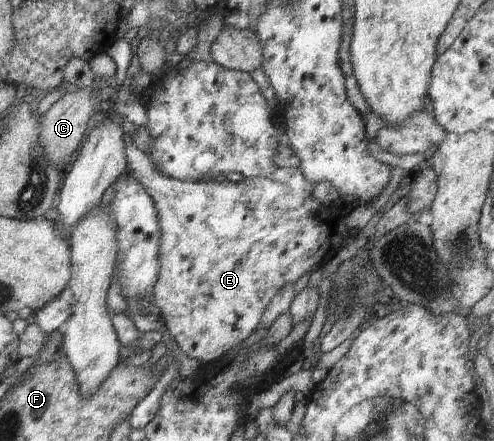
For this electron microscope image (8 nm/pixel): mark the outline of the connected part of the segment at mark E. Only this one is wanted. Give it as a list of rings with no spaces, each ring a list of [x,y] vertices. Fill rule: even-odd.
[[[135,145],[125,147],[124,154],[127,158],[127,172],[136,175],[136,180],[140,182],[147,190],[147,193],[153,198],[153,203],[158,213],[159,224],[159,251],[158,251],[158,278],[155,280],[153,288],[153,301],[158,308],[158,313],[163,317],[166,328],[171,335],[172,341],[176,342],[178,350],[184,352],[190,358],[196,358],[201,362],[212,362],[226,355],[231,348],[237,347],[243,340],[246,340],[252,332],[256,331],[256,326],[260,322],[260,316],[270,300],[276,296],[276,293],[286,284],[295,285],[304,274],[311,274],[324,267],[326,262],[324,256],[330,248],[336,248],[338,244],[338,230],[344,230],[343,241],[346,242],[350,236],[349,228],[346,228],[345,220],[347,218],[344,212],[346,202],[338,201],[331,205],[325,205],[317,200],[312,191],[314,186],[306,180],[300,167],[277,167],[268,176],[245,177],[241,182],[233,181],[214,181],[206,180],[187,180],[181,181],[167,177],[156,170],[148,154],[140,151]]]

